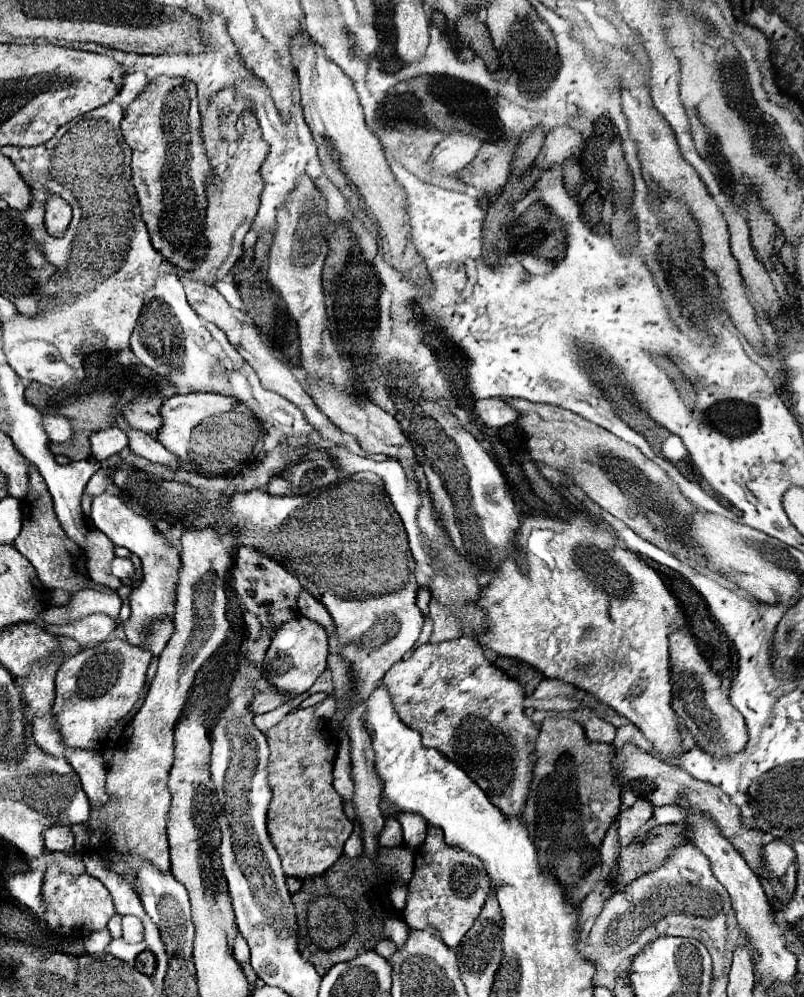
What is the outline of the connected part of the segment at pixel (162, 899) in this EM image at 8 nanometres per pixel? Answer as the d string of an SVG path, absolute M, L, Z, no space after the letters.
M129 856L125 862L135 864L139 868L139 876L137 876L133 888L139 894L139 898L145 906L145 912L157 924L157 928L161 932L161 940L165 944L167 956L171 960L179 962L181 966L185 966L191 972L191 976L195 976L195 964L193 964L195 926L193 926L193 920L191 920L191 904L189 904L189 894L187 894L185 886L181 882L177 882L171 874L163 876L157 868L151 868L151 864L147 864L145 860L139 860L137 856Z

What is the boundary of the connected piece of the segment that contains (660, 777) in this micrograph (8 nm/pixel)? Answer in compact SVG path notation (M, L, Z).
M627 742L623 752L615 756L615 764L619 764L619 768L623 768L623 772L621 772L621 776L623 776L623 800L621 800L623 808L631 808L631 804L635 804L635 800L639 800L639 796L647 796L647 800L651 800L651 804L655 804L655 806L667 806L667 804L671 806L671 804L679 804L681 800L685 800L687 804L691 804L693 808L699 808L703 814L707 814L717 824L721 834L741 852L745 862L757 874L763 872L765 858L763 858L761 838L765 832L745 828L741 824L739 806L731 804L729 796L723 794L721 788L707 784L707 782L699 782L699 780L691 778L687 772L683 772L681 768L671 766L667 762L661 762L661 760L649 756L647 752L641 752L633 742Z

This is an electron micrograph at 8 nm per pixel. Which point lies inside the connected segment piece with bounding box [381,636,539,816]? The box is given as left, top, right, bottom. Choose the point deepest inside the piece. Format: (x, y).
(462, 705)

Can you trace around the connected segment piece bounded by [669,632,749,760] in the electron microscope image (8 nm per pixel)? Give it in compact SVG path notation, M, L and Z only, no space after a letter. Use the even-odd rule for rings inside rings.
M673 632L669 636L669 648L673 658L673 710L681 716L683 724L697 740L697 746L709 756L717 760L735 756L745 748L749 736L743 716L731 706L727 694L723 694L721 678L709 668L689 634Z

